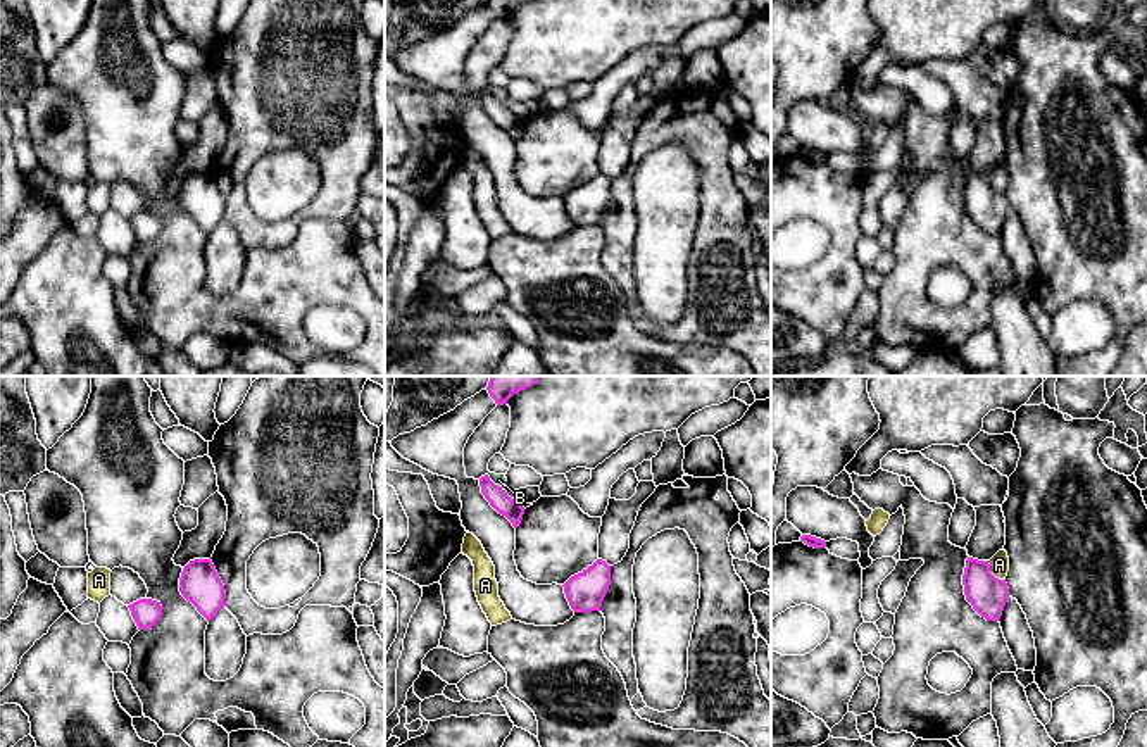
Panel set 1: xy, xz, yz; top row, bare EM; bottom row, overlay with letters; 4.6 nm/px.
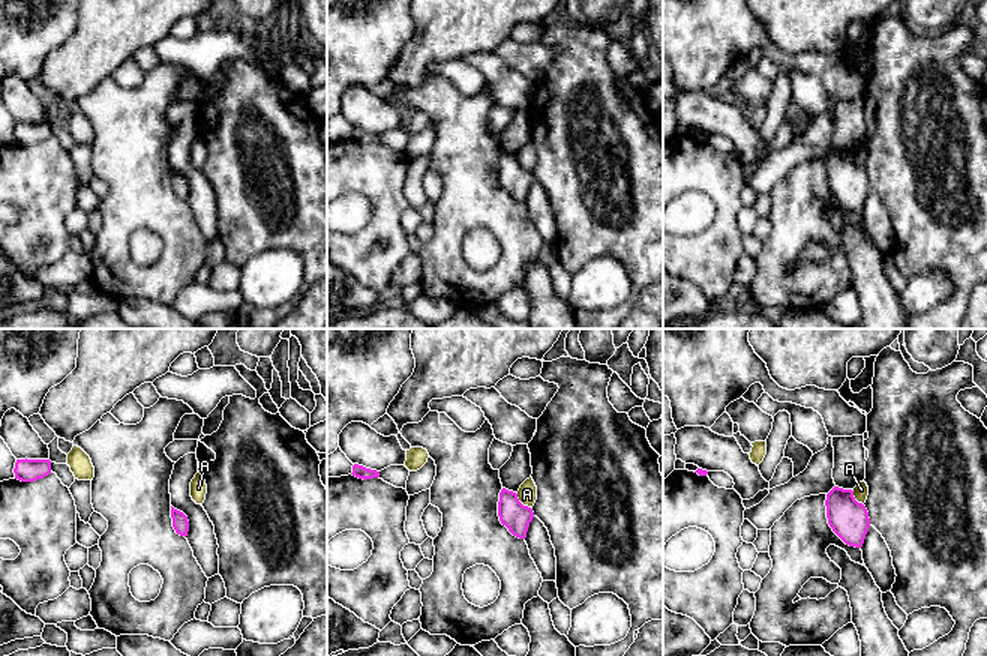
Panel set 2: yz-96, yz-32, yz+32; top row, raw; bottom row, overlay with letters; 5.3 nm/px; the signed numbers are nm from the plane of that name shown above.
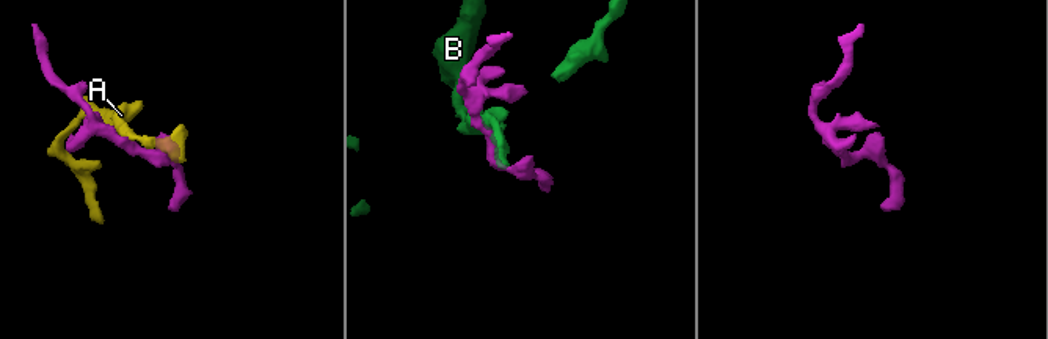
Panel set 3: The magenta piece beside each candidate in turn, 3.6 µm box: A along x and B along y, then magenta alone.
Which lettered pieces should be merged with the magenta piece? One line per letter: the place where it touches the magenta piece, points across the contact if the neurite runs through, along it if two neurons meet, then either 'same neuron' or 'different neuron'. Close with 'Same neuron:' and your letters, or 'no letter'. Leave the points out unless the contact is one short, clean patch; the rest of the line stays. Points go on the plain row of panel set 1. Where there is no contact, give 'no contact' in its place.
A: yz (990, 187) | different neuron
B: xz (492, 95) | along xz (487, 88), (501, 100) | different neuron
Same neuron: no letter

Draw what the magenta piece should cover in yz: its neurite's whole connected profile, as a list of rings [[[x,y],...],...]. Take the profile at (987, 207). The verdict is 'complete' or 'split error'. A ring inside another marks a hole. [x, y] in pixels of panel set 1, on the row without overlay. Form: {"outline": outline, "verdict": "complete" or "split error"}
{"outline": [[[966,173],[962,188],[964,209],[973,223],[987,235],[999,235],[1009,212],[1006,193],[990,186],[988,174]]], "verdict": "complete"}

